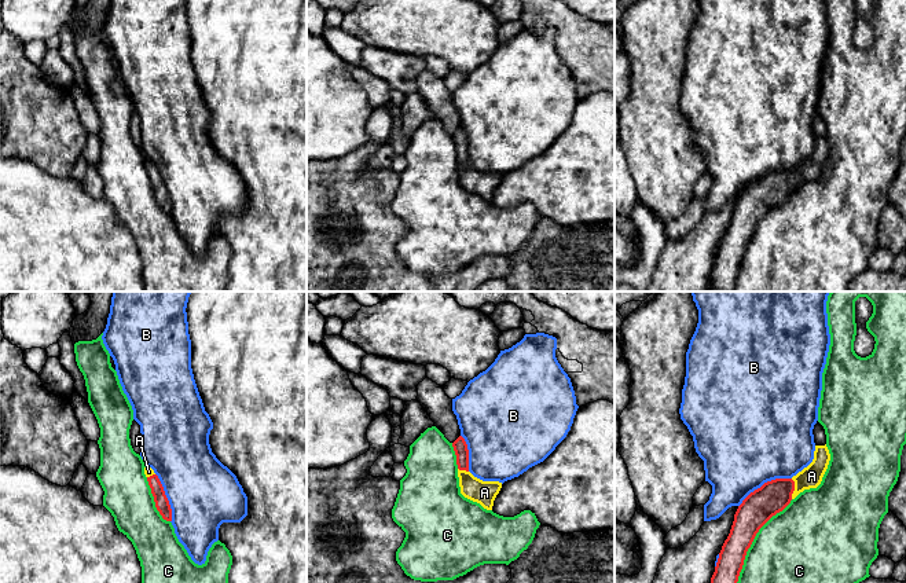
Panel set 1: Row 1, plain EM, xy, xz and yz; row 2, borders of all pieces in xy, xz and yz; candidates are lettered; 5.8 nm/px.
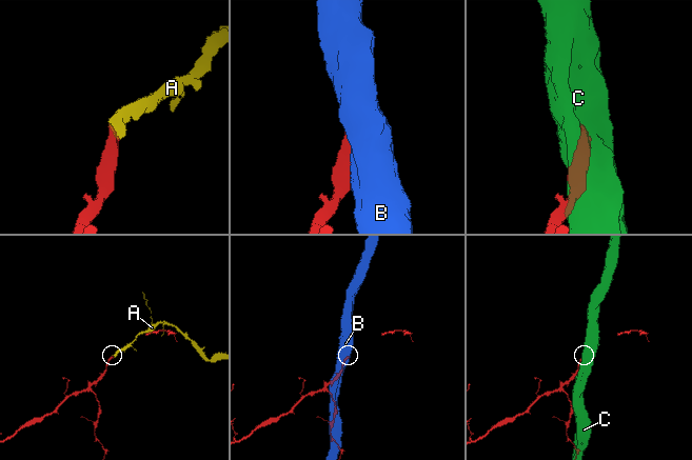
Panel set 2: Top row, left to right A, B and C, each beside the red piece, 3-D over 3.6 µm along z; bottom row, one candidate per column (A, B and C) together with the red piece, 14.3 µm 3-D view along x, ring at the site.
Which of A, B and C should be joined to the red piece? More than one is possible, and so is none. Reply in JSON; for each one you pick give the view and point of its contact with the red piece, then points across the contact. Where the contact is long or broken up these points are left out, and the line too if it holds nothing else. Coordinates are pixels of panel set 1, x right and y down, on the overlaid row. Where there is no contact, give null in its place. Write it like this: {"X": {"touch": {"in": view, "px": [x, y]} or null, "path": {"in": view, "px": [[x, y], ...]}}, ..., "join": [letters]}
{"A": {"touch": {"in": "yz", "px": [793, 488]}, "path": {"in": "yz", "px": [[773, 497], [784, 490], [793, 488], [811, 476]]}}, "join": ["A"]}

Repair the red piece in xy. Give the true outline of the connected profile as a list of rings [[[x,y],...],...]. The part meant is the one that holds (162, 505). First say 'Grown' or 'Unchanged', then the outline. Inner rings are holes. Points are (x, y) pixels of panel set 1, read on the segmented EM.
Grown. [[[148,466],[144,468],[144,474],[151,488],[157,510],[159,512],[164,520],[172,521],[172,509],[158,476]]]

